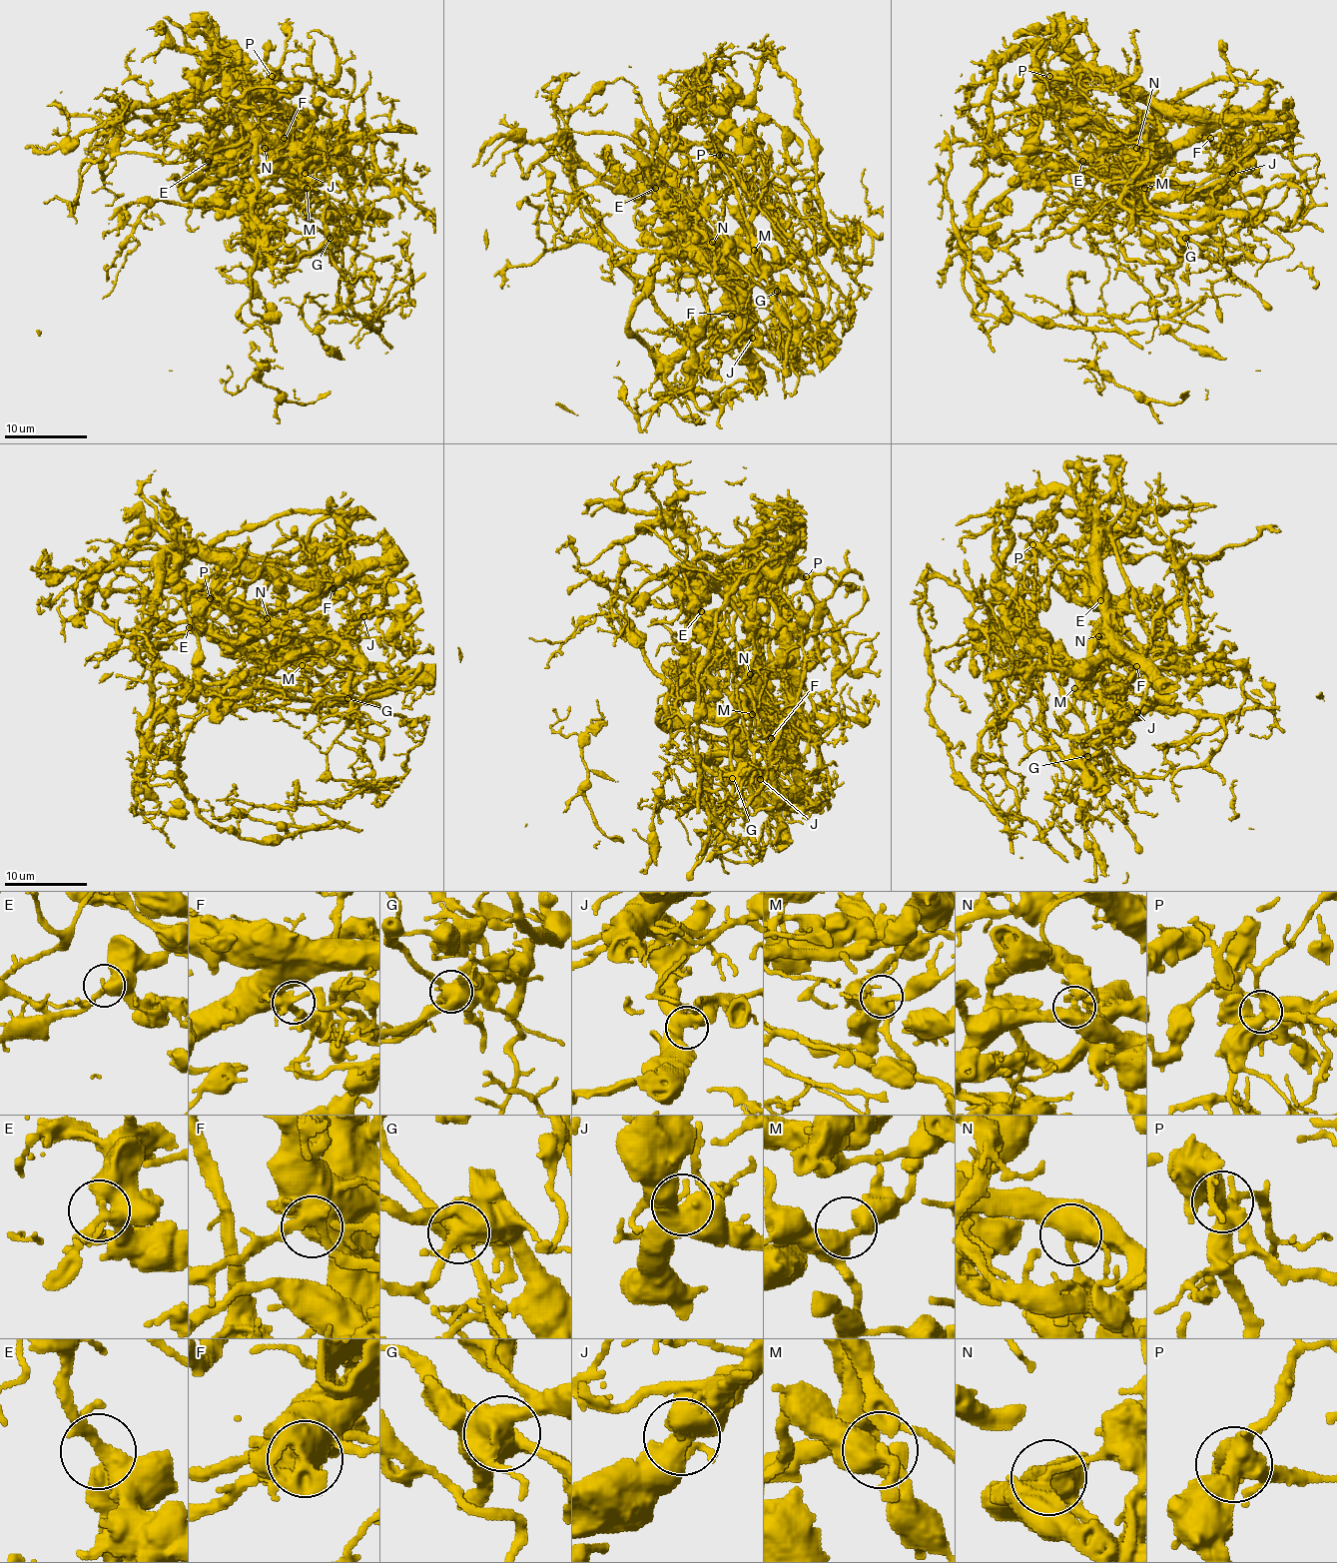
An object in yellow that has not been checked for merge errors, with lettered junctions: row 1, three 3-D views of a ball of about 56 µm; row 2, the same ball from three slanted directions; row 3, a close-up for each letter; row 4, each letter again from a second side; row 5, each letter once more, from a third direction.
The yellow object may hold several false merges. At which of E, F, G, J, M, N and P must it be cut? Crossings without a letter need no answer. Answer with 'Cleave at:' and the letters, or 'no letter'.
Cleave at: G, N

